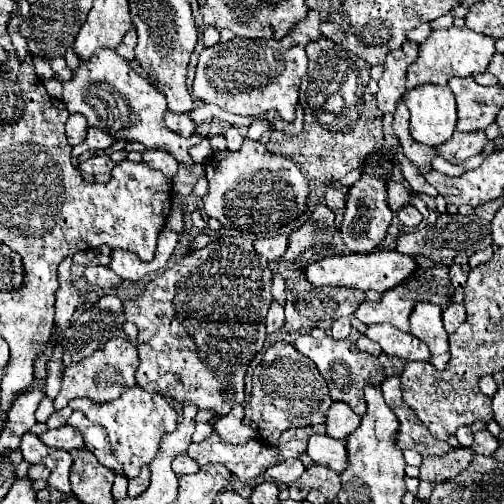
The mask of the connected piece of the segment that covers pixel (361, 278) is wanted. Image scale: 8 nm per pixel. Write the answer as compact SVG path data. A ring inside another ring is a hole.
M375 250L369 254L349 254L349 256L331 256L307 266L307 280L313 286L347 286L359 290L387 292L403 284L417 270L417 262L411 256L399 254L395 250Z

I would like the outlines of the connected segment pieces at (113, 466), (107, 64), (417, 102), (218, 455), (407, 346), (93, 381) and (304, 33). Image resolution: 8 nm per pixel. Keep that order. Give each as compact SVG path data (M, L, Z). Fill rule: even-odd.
M73 412L71 418L69 418L69 424L79 428L79 432L83 434L85 438L85 446L89 452L95 454L95 458L99 460L99 464L103 464L105 468L117 472L117 474L123 474L123 468L121 464L115 460L113 456L113 448L111 448L111 442L107 438L107 432L105 428L85 420L85 416L81 416L81 412Z
M109 48L97 50L89 60L79 64L75 76L69 82L63 82L63 86L65 86L63 88L65 108L71 114L83 114L89 126L109 132L115 140L127 138L127 140L137 140L147 148L165 148L177 161L191 166L187 150L199 144L201 136L187 140L169 132L165 124L161 124L161 116L167 110L165 94L159 92L157 86L141 78L131 68L131 62L119 56L115 50Z
M419 86L405 94L411 110L411 136L419 144L439 146L447 142L457 124L457 110L449 86Z
M213 432L203 442L195 444L195 446L189 446L187 456L193 458L199 466L223 464L243 482L253 482L267 468L281 462L281 456L277 454L277 448L271 446L271 444L249 442L249 444L233 446L233 444L223 442L217 432Z
M375 324L367 326L365 336L377 342L387 356L397 356L401 360L429 360L429 348L419 342L415 336L393 328L391 324Z
M111 338L101 348L97 348L91 356L73 362L63 372L63 388L55 398L55 410L67 406L69 400L83 396L93 402L109 402L115 400L125 388L135 386L135 372L139 366L139 356L136 346L127 338Z
M311 10L311 12L307 14L307 18L305 18L301 24L297 24L297 28L295 28L289 36L285 36L285 38L281 40L281 46L283 46L283 48L293 48L293 46L299 46L299 44L305 46L305 44L309 44L309 42L319 40L319 38L321 38L319 22L321 22L319 14L317 14L315 10Z

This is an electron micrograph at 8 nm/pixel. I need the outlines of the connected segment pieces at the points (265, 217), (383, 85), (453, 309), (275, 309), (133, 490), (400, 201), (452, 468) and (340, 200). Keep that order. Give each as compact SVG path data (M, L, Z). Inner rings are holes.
M247 138L239 152L223 150L223 152L211 154L205 162L205 172L209 180L209 192L203 198L205 214L211 218L217 218L227 228L235 228L241 232L253 232L253 234L271 232L271 230L279 230L291 224L307 210L307 196L309 196L307 178L301 174L301 170L291 160L271 154L261 142L253 142Z
M405 40L401 48L389 52L383 68L383 76L379 78L379 92L377 92L377 106L383 112L393 112L399 98L405 92L405 76L407 66L417 60L417 44Z
M451 304L449 308L443 310L443 324L447 334L453 334L457 326L461 326L463 322L465 322L465 308L461 304Z
M273 302L267 314L267 334L277 334L281 328L283 328L283 306L277 306Z
M143 466L141 474L129 480L129 496L139 496L147 486L149 486L149 472L147 472L147 466Z
M389 182L389 192L387 192L387 196L389 196L389 208L393 210L393 212L397 212L399 208L403 208L403 206L407 206L409 204L409 200L411 200L411 194L407 192L407 188L403 186L403 184L399 184L399 182Z
M455 448L445 456L425 456L417 476L419 480L417 498L427 502L427 496L433 490L433 484L441 482L443 478L457 476L469 466L471 460L473 460L473 452L469 448Z
M331 186L325 190L325 200L327 200L327 206L331 210L345 208L345 194L339 192L339 190L335 190L335 188L331 188Z

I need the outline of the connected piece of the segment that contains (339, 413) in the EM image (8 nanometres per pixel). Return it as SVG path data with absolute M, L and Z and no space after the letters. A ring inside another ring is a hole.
M333 402L327 412L327 434L337 440L345 440L353 430L359 426L359 416L345 404L345 402Z

